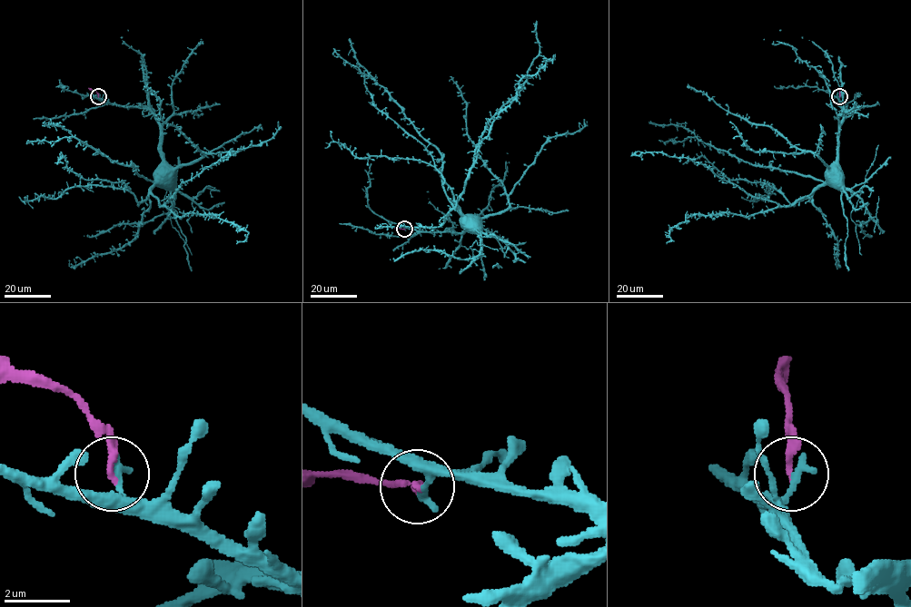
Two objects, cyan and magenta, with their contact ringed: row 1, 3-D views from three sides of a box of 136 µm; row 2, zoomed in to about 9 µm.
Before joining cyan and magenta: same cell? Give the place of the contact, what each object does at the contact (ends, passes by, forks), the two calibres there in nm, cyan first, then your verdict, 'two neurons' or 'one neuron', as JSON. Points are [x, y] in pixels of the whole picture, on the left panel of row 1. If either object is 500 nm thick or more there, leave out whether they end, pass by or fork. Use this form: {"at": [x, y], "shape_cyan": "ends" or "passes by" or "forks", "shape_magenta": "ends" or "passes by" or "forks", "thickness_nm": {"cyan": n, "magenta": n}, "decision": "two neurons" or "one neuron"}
{"at": [98, 96], "shape_cyan": "ends", "shape_magenta": "ends", "thickness_nm": {"cyan": 260, "magenta": 240}, "decision": "two neurons"}

